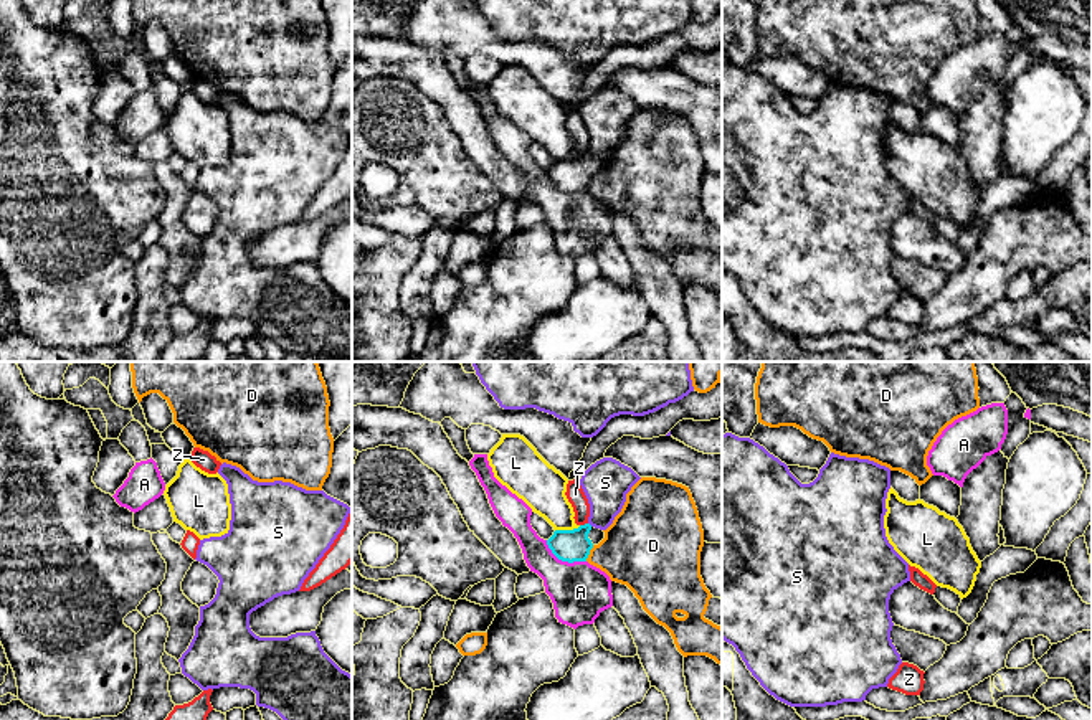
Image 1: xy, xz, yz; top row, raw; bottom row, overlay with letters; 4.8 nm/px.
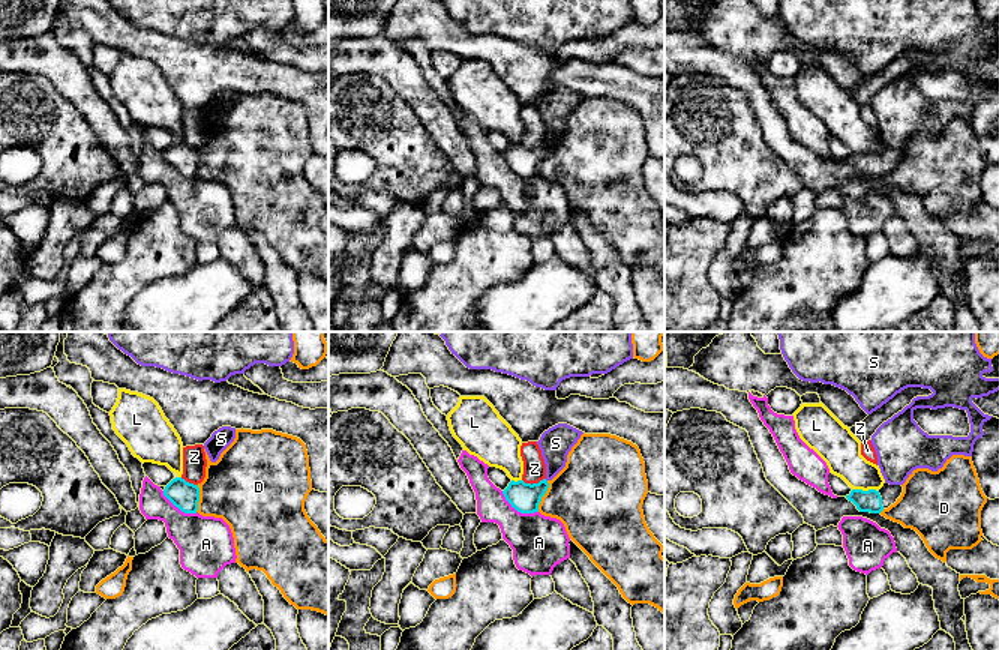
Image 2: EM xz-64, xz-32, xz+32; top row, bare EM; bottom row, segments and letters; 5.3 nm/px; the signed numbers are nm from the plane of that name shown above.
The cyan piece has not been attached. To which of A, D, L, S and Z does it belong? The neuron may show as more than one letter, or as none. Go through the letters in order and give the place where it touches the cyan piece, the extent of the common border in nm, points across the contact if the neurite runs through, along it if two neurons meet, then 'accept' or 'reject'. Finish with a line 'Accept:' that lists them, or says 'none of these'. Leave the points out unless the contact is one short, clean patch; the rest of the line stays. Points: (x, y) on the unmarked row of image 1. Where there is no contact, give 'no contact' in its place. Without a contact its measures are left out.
A: contact xz (564, 190); length 220 nm; border xz (546, 170), (547, 177), (559, 189), (585, 192); reject
D: contact xz (588, 184); length 90 nm; border xz (593, 175), (585, 190); reject
L: contact xz (567, 161); length 130 nm; border xz (580, 156), (555, 161); reject
S: no contact; reject
Z: contact xz (585, 154); length 40 nm; border xz (587, 152), (580, 156); reject
Accept: none of these

